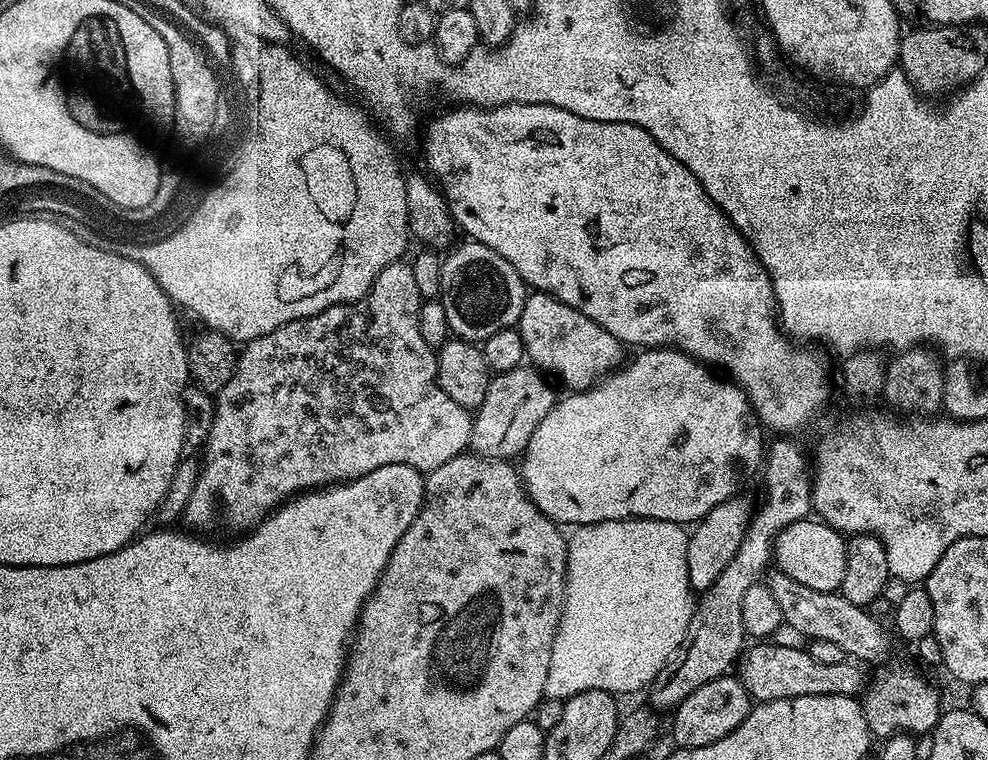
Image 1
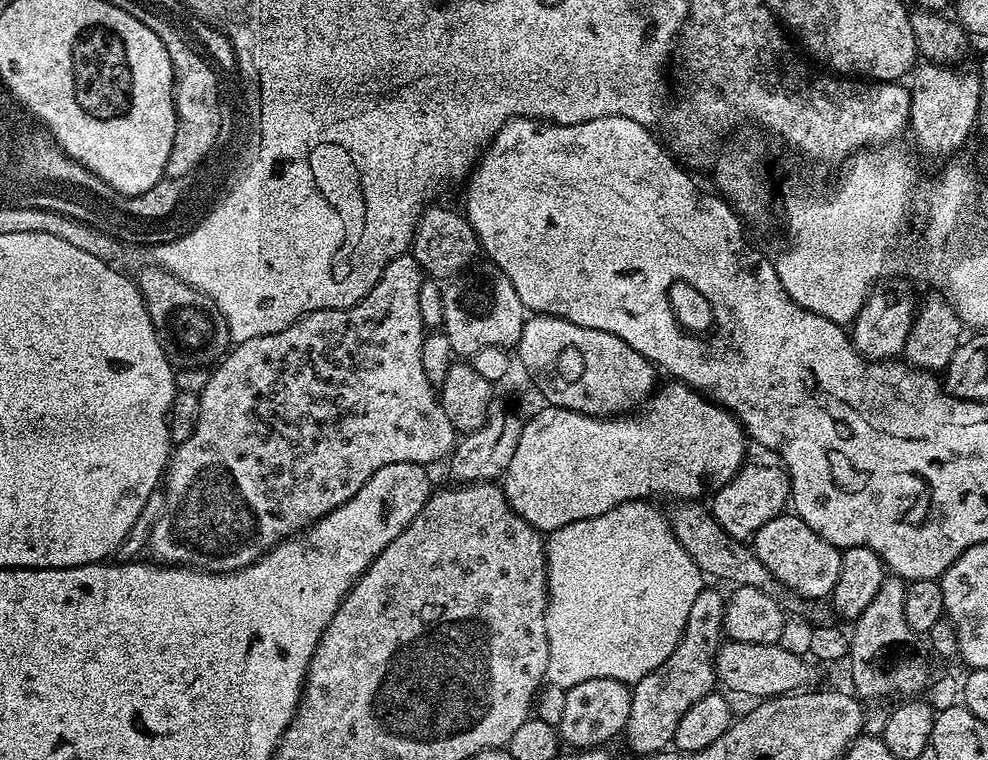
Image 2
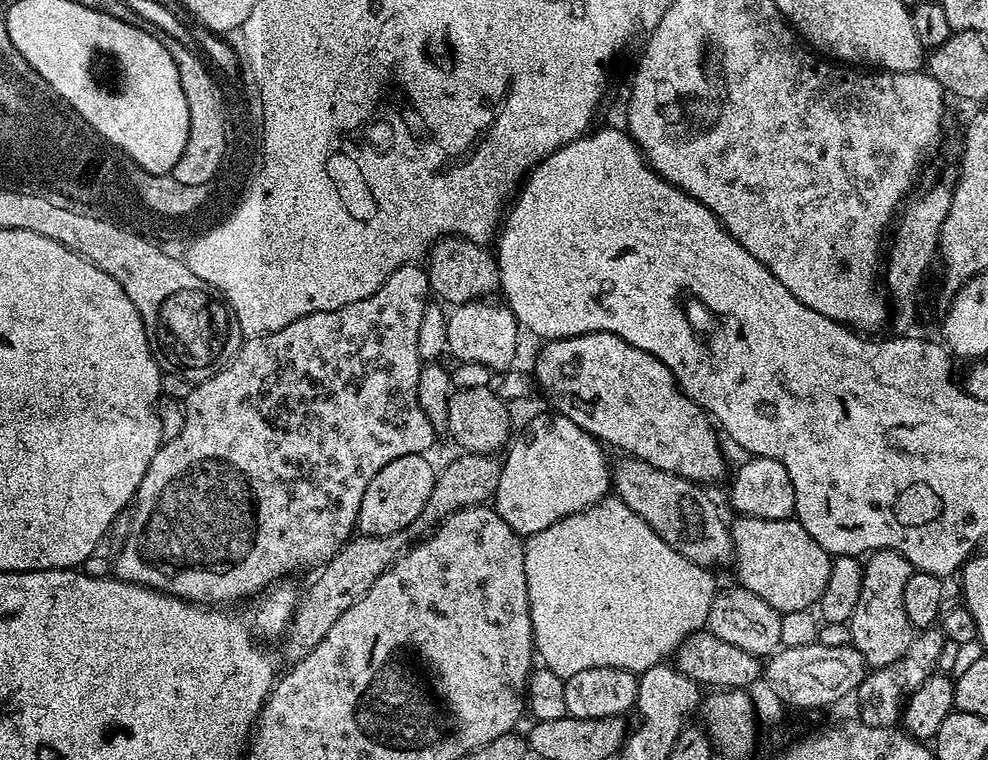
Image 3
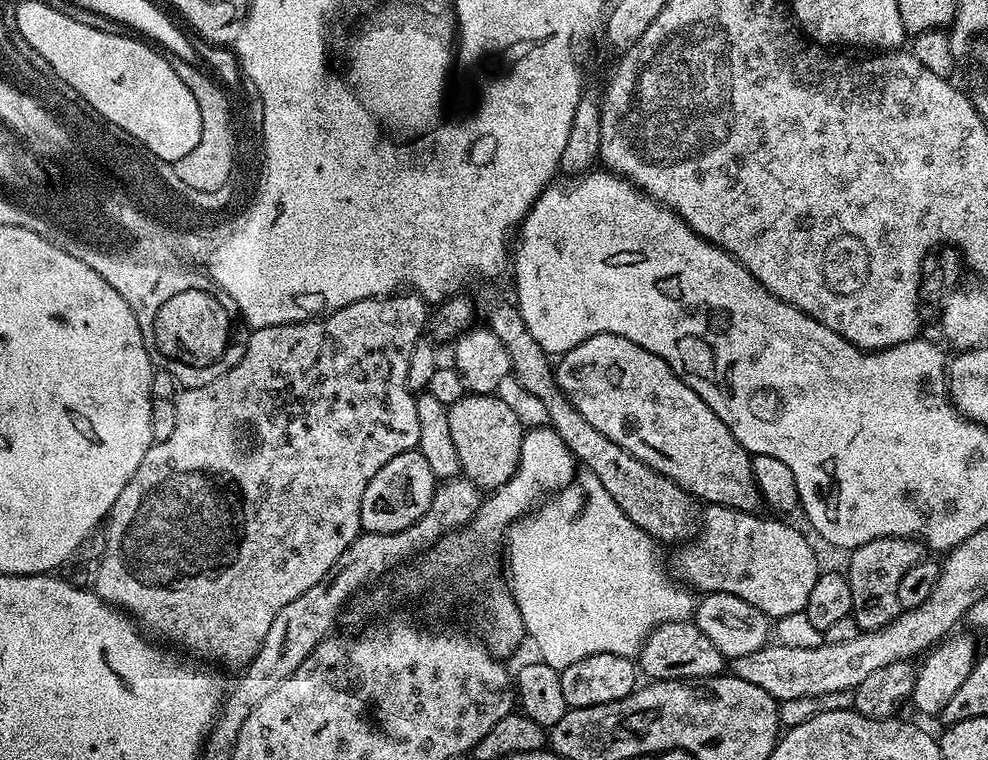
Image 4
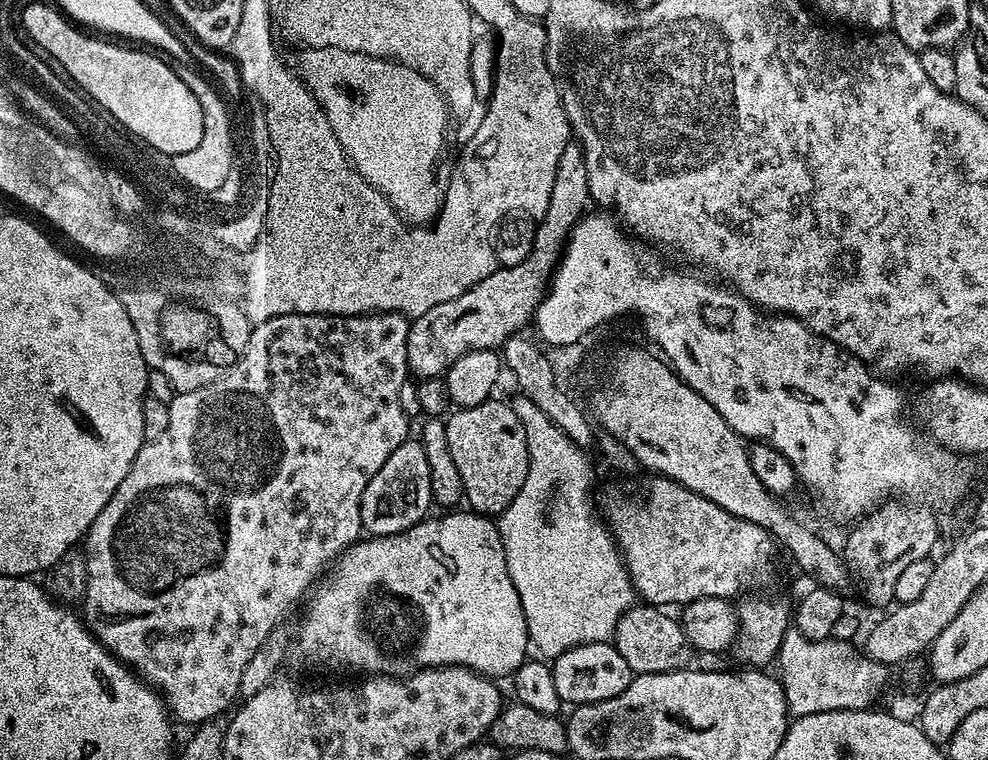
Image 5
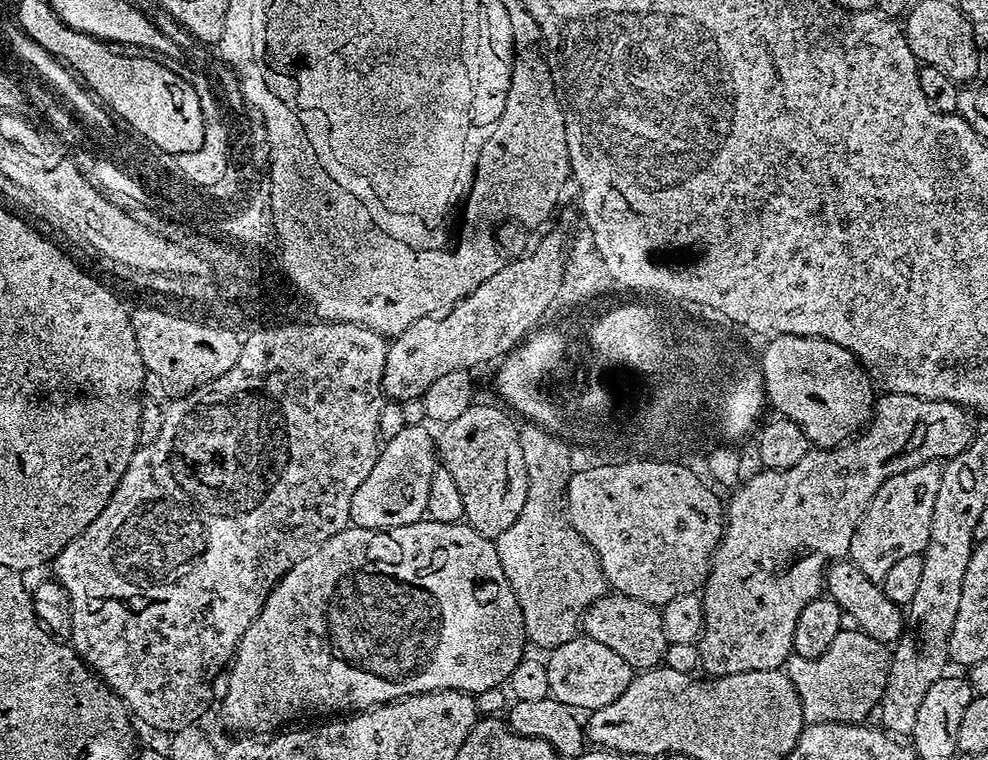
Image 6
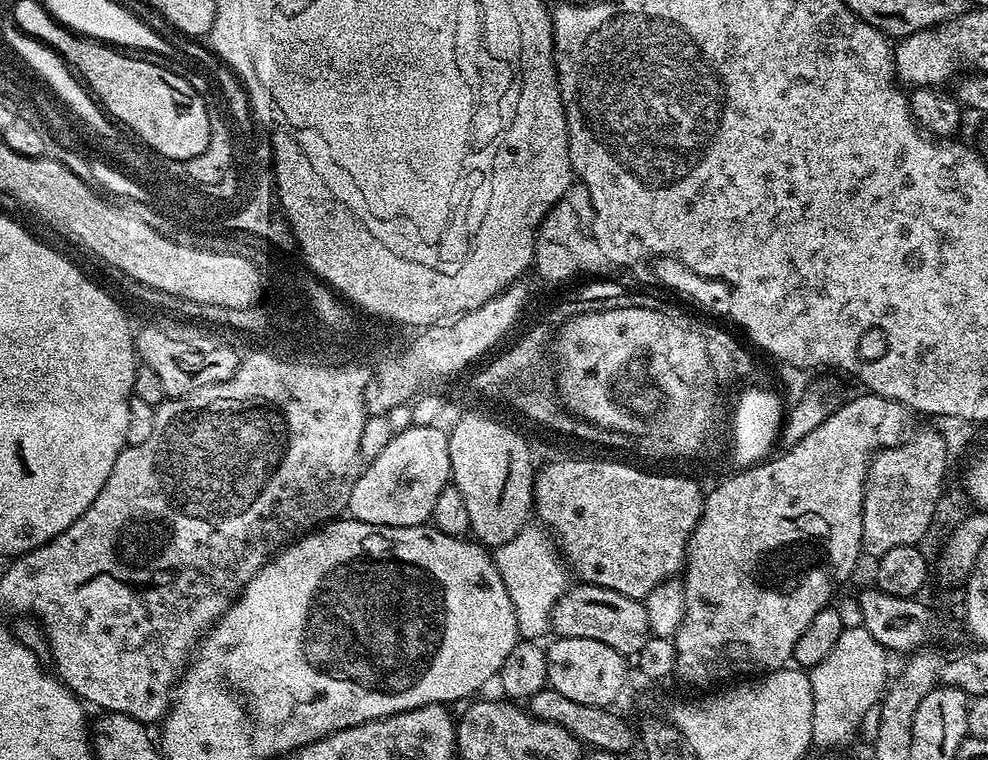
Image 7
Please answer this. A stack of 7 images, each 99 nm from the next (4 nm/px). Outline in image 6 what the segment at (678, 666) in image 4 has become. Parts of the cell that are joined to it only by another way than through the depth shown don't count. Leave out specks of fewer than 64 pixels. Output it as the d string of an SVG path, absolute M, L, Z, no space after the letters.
M605 594L584 611L582 632L583 635L594 638L594 642L610 646L614 654L622 654L622 658L626 658L633 670L655 668L663 661L664 651L669 646L660 613L661 609L657 605L638 602L638 598Z

